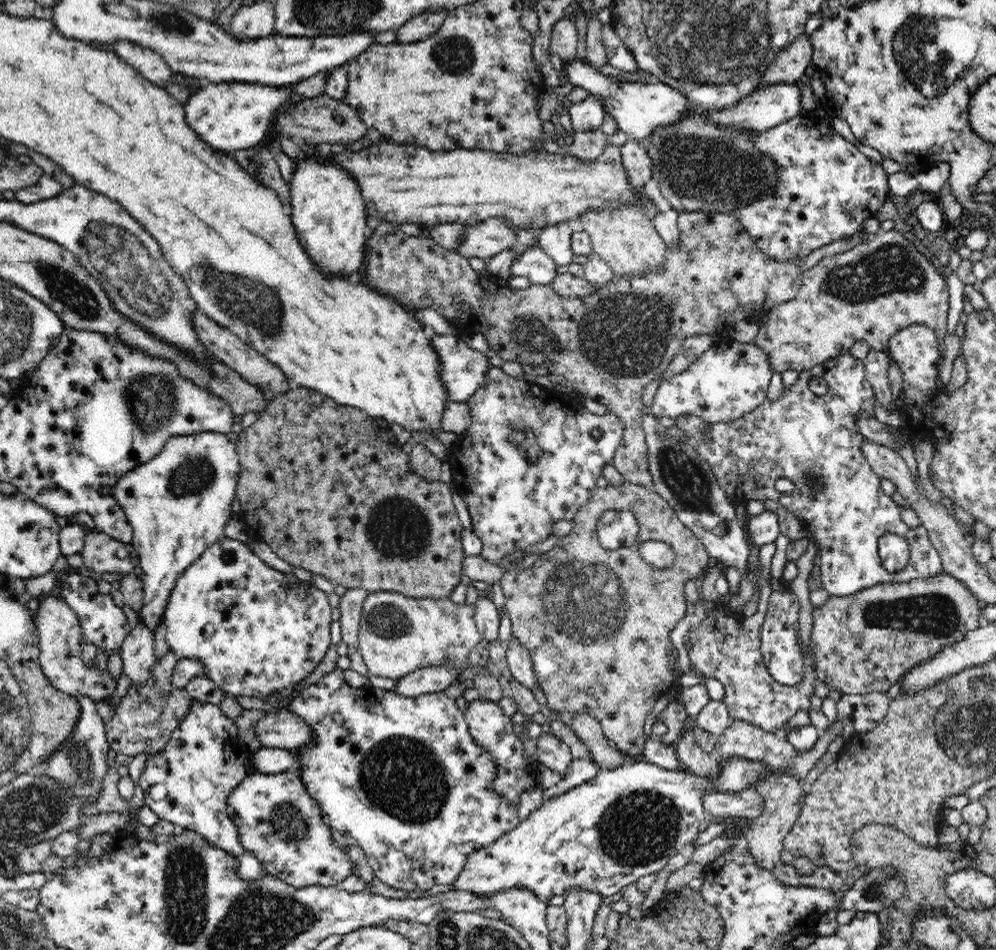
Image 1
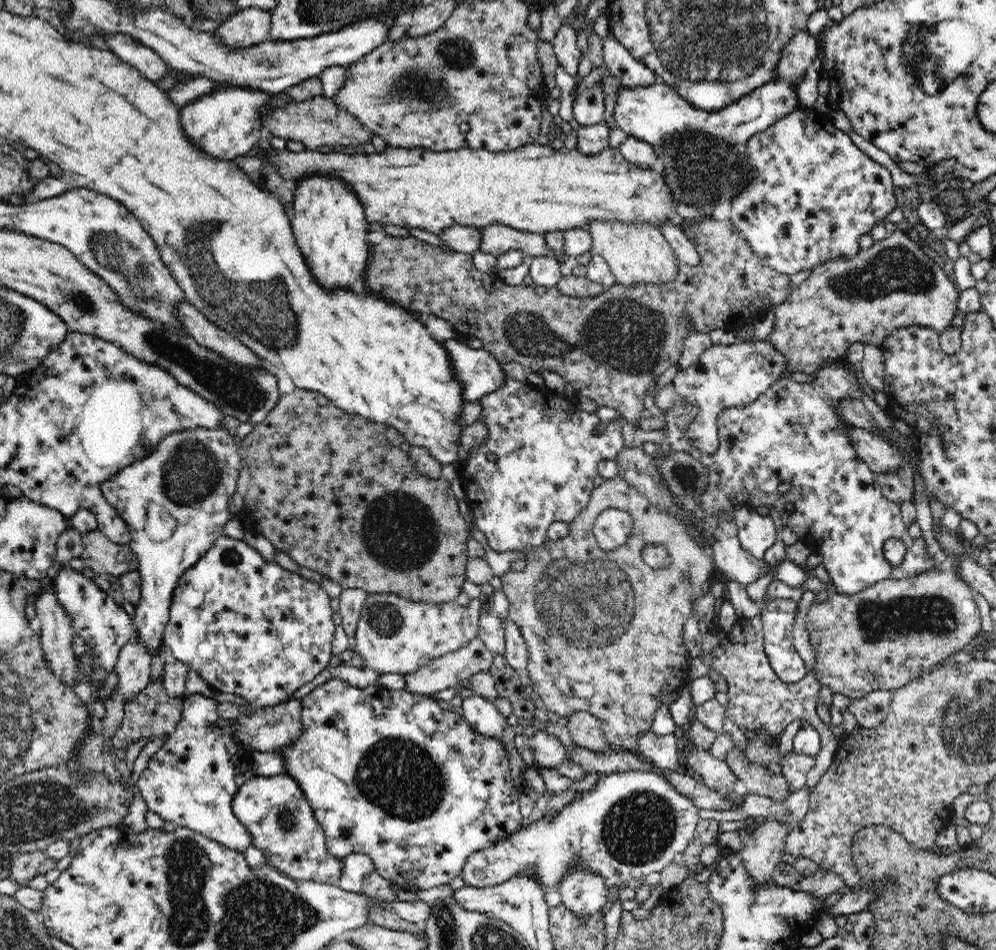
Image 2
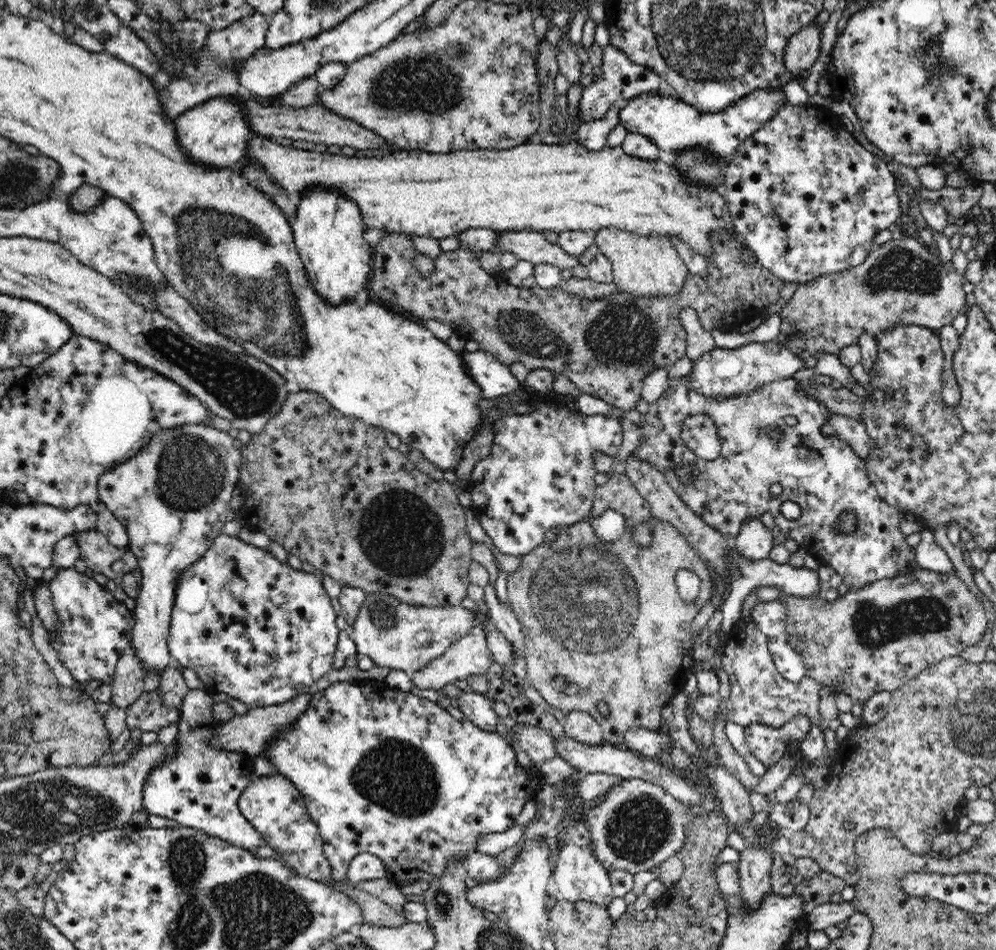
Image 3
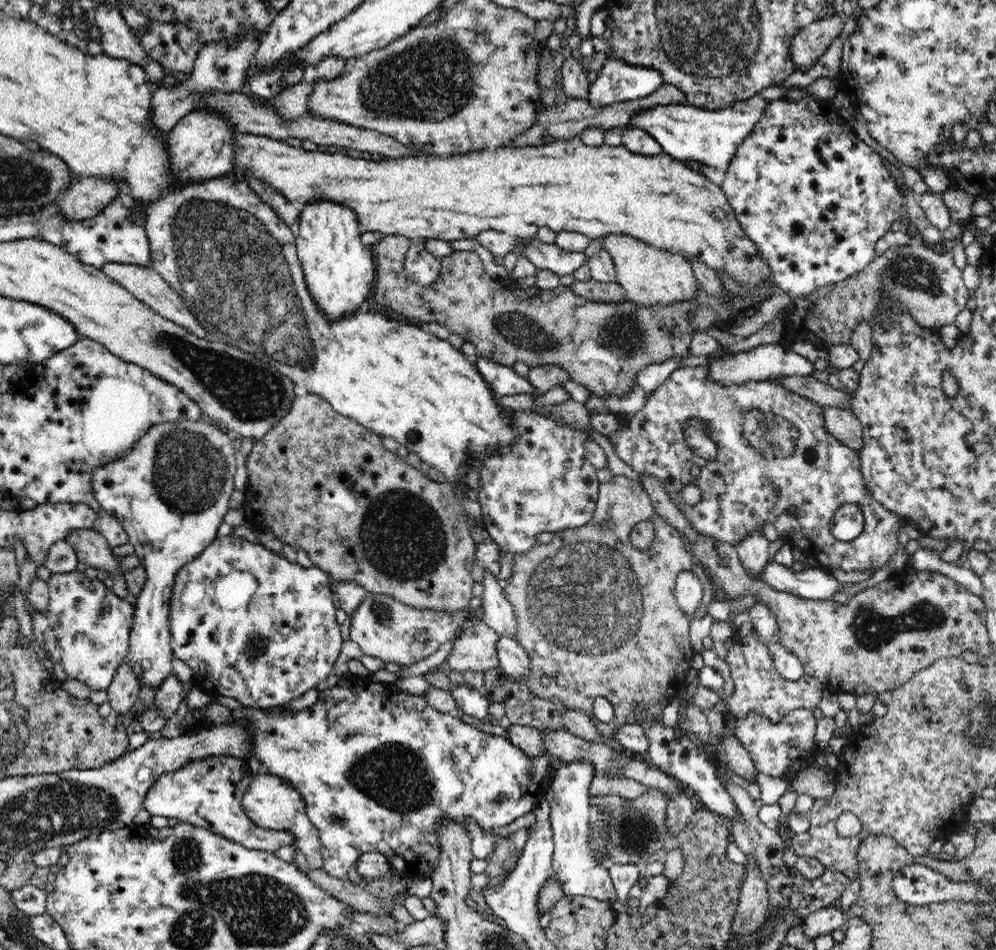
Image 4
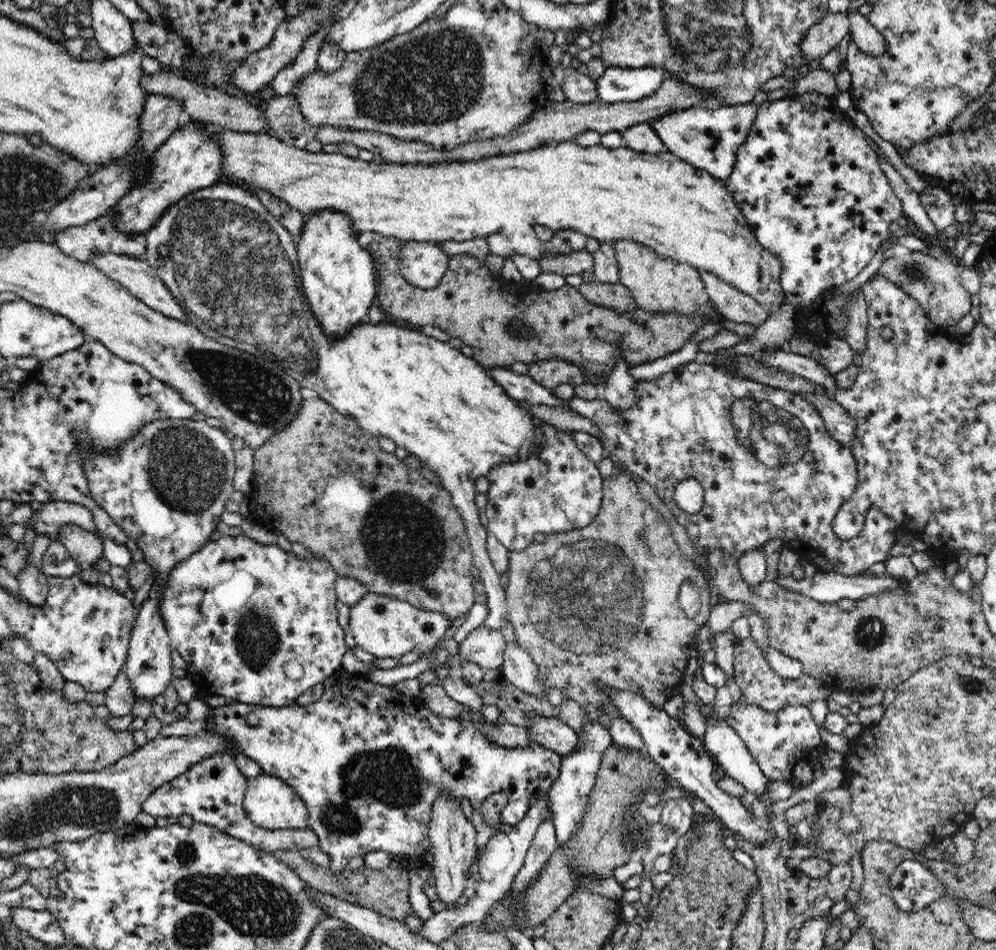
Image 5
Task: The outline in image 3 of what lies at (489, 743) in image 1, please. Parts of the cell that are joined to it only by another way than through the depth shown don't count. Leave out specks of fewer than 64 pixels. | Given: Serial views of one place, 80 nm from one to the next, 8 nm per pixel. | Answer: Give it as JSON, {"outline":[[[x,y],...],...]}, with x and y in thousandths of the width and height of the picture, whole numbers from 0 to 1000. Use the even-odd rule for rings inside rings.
{"outline":[[[469,725],[459,735],[459,739],[467,756],[474,762],[486,771],[498,772],[503,756],[494,746],[495,738],[490,733]]]}

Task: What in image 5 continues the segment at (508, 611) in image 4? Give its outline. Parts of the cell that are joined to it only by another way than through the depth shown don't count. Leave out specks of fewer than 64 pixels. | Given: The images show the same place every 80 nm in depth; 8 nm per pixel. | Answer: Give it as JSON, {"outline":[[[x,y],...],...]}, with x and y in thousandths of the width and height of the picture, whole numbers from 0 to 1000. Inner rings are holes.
{"outline":[[[233,193],[213,194],[205,200],[197,200],[196,203],[191,203],[191,206],[185,207],[177,215],[173,216],[167,224],[161,229],[161,234],[151,244],[145,246],[147,249],[147,275],[153,282],[157,283],[159,291],[165,296],[173,312],[177,313],[181,324],[185,325],[185,331],[190,336],[191,340],[199,344],[207,354],[219,359],[222,363],[243,366],[245,371],[251,372],[257,376],[272,378],[274,381],[281,383],[285,392],[288,392],[293,398],[296,398],[302,407],[311,408],[315,413],[319,413],[320,417],[327,423],[331,424],[341,436],[354,439],[358,447],[367,453],[370,457],[377,459],[392,461],[398,466],[398,469],[407,472],[412,478],[417,478],[422,482],[423,486],[428,488],[443,503],[443,509],[454,523],[454,531],[458,534],[464,548],[467,549],[467,559],[472,566],[473,579],[475,582],[475,595],[479,604],[483,606],[483,612],[486,615],[486,624],[490,628],[488,632],[490,645],[484,658],[493,662],[506,661],[506,657],[510,657],[511,644],[508,638],[507,621],[502,613],[502,605],[497,601],[494,595],[494,589],[490,584],[490,561],[487,556],[484,556],[482,545],[480,543],[479,531],[476,531],[479,519],[476,518],[476,507],[482,501],[488,501],[492,494],[503,486],[518,486],[519,484],[529,483],[536,476],[536,448],[534,448],[534,438],[518,427],[508,415],[506,409],[489,393],[488,388],[480,383],[480,380],[475,376],[469,376],[462,369],[452,365],[451,361],[444,360],[436,355],[428,354],[420,346],[401,344],[398,341],[372,341],[365,339],[357,346],[353,347],[349,354],[332,358],[326,356],[322,352],[319,340],[313,331],[313,325],[310,324],[309,317],[306,316],[305,304],[303,304],[303,296],[301,296],[301,279],[298,271],[298,253],[294,251],[293,245],[269,223],[269,220],[261,213],[258,206],[253,205],[249,200],[241,196],[236,196]],[[187,221],[187,227],[181,227],[179,223]],[[181,227],[181,229],[179,229]],[[179,232],[179,234],[177,234]],[[179,240],[179,248],[175,246],[175,242]],[[271,252],[271,253],[270,253]],[[267,267],[267,269],[265,269]],[[273,267],[273,269],[269,269]],[[275,267],[283,267],[283,269],[275,269]],[[279,284],[279,286],[277,286]]]}

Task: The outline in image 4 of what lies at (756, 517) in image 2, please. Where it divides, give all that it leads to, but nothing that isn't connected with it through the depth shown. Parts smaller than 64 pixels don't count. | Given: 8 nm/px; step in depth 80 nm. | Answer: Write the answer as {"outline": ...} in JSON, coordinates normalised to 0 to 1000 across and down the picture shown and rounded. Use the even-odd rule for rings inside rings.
{"outline":[[[757,560],[747,571],[743,569],[743,573],[739,575],[738,579],[745,597],[751,601],[751,605],[755,606],[755,608],[761,608],[764,600],[771,594],[773,573],[766,561]]]}

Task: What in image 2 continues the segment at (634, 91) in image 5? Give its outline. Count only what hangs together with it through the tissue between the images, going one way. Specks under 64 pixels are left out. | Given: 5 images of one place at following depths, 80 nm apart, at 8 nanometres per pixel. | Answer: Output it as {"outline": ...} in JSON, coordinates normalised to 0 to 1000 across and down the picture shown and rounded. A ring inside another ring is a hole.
{"outline":[[[612,34],[605,42],[605,63],[612,79],[624,85],[622,94],[642,94],[663,86],[662,81],[644,65],[639,64]],[[601,91],[586,96],[576,106],[575,122],[583,134],[604,129],[606,119],[606,100]]]}

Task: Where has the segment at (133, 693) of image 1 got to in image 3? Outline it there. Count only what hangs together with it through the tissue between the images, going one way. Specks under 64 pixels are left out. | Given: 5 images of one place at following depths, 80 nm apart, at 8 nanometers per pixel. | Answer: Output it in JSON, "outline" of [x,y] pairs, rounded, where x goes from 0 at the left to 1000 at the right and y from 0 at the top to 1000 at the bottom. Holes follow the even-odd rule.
{"outline":[[[145,727],[135,741],[127,745],[127,764],[129,768],[139,766],[143,771],[159,771],[165,764],[177,762],[182,757],[181,746],[168,747],[158,727]]]}

